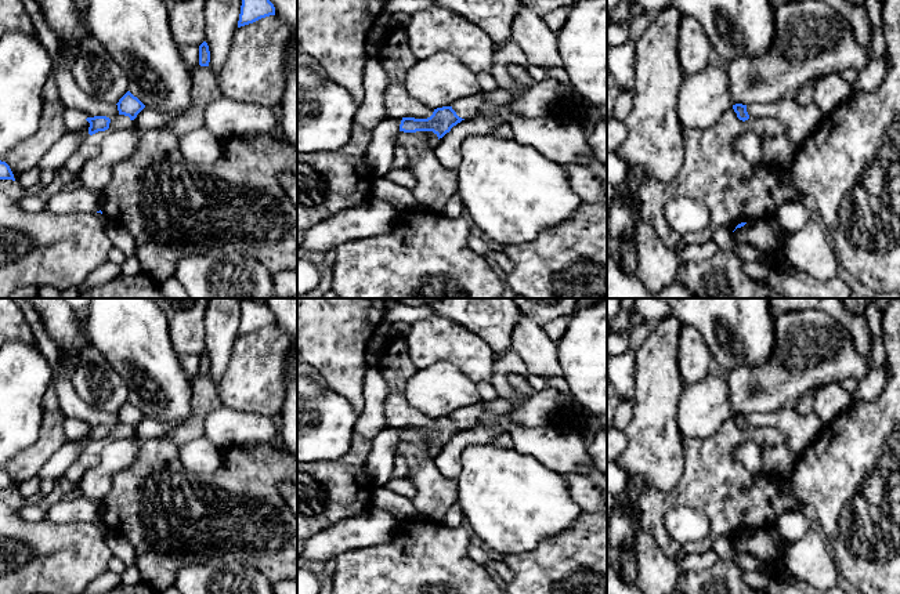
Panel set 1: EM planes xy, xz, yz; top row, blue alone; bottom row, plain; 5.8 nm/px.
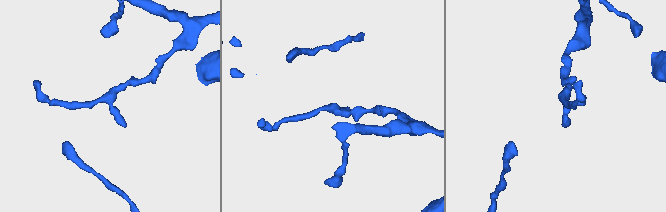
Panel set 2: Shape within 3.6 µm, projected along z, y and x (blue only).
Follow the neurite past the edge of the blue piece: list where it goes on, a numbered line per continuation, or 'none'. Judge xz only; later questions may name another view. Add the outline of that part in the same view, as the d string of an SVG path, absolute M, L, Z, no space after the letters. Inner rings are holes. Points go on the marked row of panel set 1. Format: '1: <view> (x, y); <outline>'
none

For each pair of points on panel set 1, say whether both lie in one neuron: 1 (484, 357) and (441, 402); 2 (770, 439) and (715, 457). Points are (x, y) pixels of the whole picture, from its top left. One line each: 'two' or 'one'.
1: two
2: one

